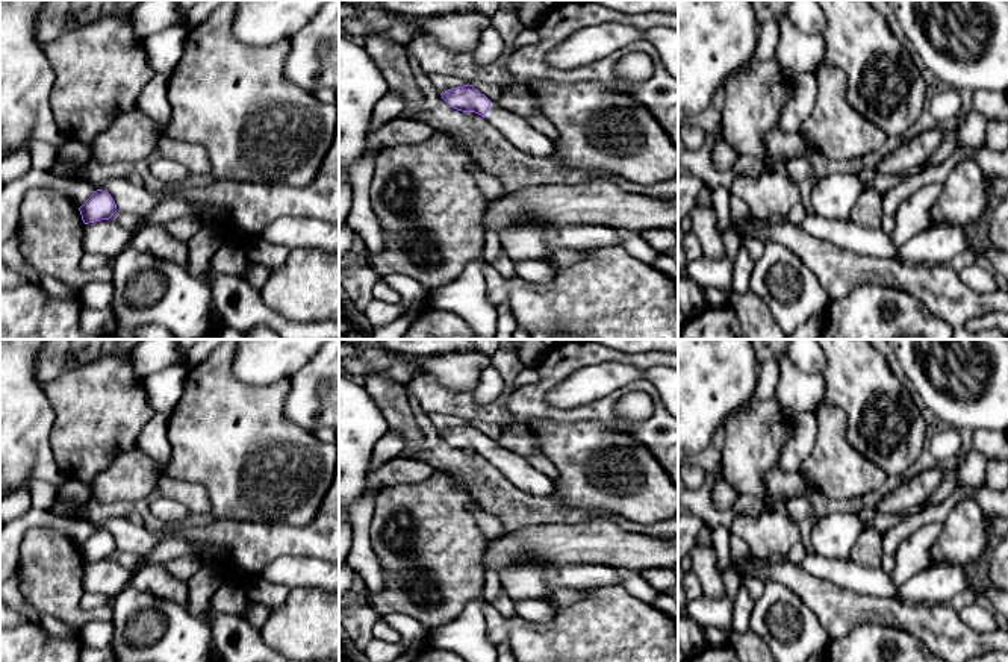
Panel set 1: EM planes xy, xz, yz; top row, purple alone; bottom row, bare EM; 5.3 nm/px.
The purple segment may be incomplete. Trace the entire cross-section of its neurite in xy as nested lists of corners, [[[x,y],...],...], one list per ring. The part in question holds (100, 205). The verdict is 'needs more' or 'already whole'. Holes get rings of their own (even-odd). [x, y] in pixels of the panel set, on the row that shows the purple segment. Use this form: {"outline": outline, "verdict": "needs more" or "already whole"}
{"outline": [[[97,189],[80,208],[85,224],[109,220],[118,209],[107,191]]], "verdict": "already whole"}

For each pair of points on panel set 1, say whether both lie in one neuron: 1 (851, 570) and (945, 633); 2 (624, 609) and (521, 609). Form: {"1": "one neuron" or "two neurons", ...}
{"1": "two neurons", "2": "two neurons"}

